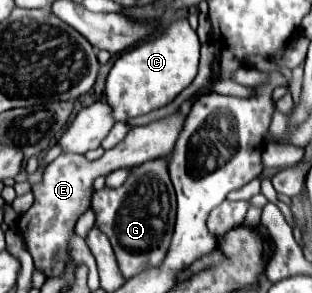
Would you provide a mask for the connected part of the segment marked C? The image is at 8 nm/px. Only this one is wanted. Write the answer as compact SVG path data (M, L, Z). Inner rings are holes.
M175 19L157 35L147 37L133 49L121 53L107 77L105 99L115 121L127 121L171 103L197 75L199 37L187 19Z

